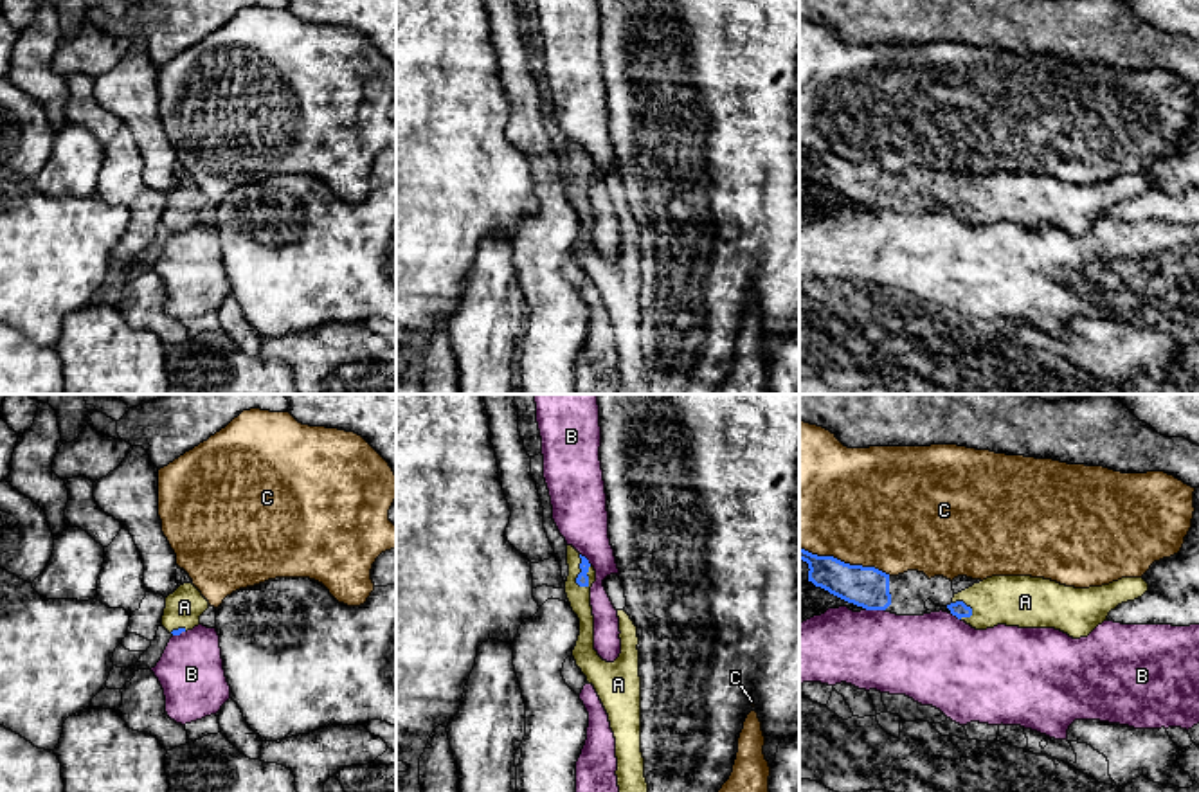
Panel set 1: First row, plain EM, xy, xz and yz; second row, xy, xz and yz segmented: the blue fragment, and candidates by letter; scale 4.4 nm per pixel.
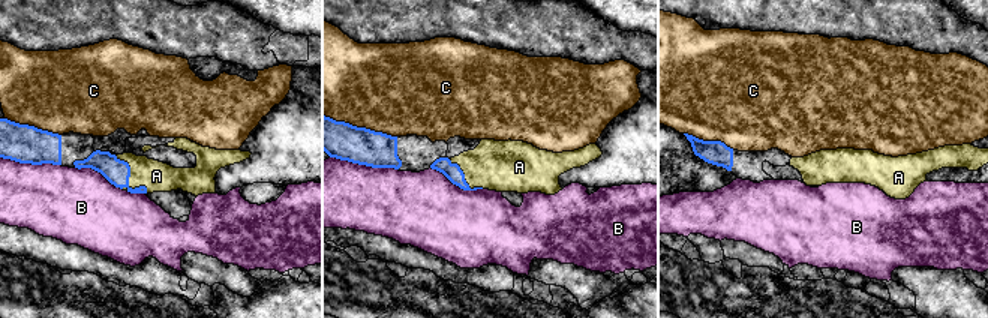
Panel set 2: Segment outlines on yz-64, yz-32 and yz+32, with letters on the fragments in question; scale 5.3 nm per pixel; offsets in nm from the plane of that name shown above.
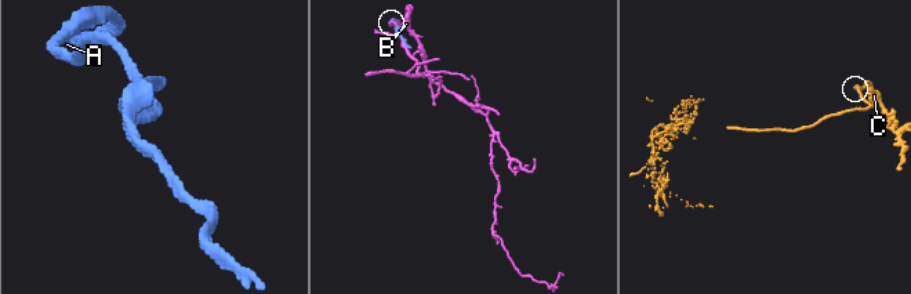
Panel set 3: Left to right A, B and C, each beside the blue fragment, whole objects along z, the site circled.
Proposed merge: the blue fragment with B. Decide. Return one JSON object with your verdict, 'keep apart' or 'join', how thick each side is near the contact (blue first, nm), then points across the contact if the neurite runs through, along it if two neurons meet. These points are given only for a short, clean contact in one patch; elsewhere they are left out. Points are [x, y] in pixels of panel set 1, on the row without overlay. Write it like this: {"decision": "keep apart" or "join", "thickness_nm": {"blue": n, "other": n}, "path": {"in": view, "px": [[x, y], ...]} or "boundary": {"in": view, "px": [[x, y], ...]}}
{"decision": "keep apart", "thickness_nm": {"blue": 190, "other": 360}}

